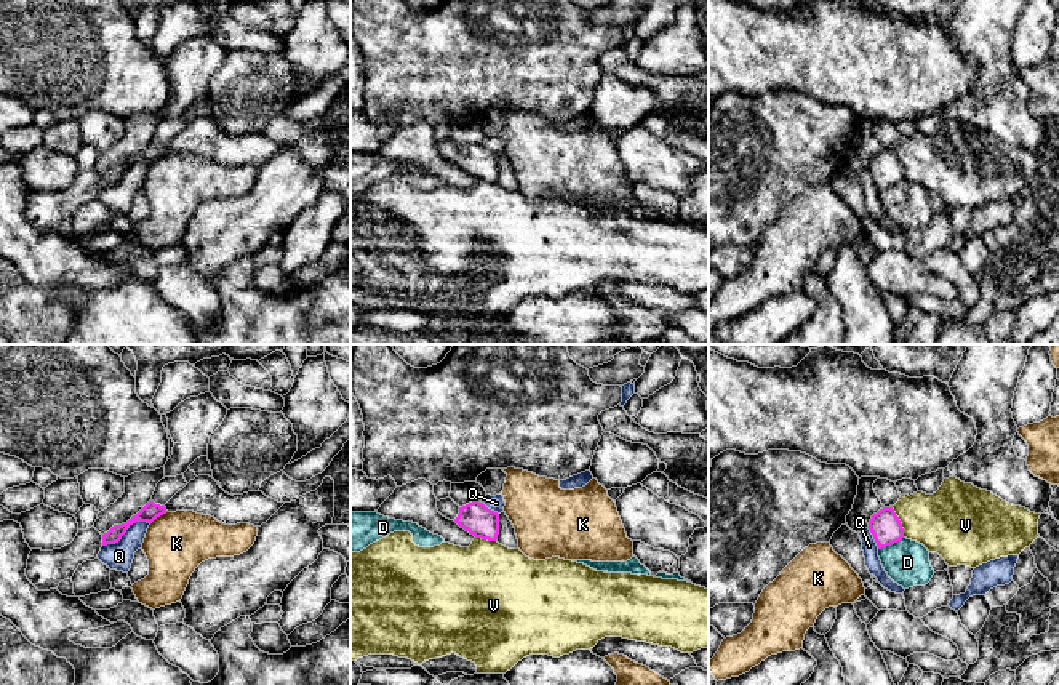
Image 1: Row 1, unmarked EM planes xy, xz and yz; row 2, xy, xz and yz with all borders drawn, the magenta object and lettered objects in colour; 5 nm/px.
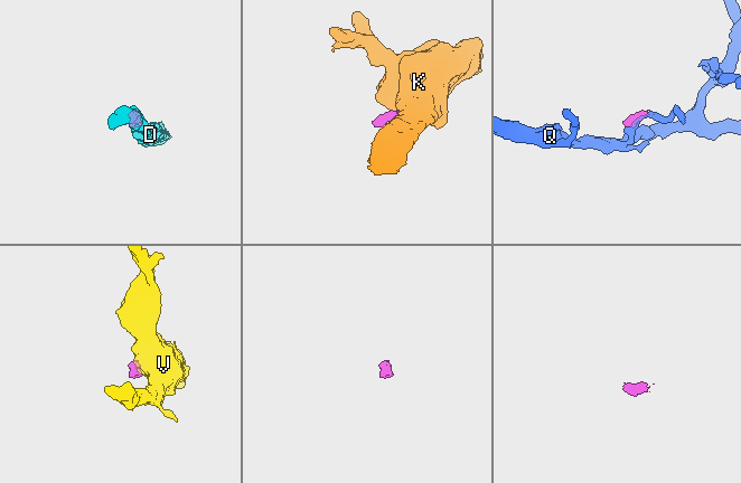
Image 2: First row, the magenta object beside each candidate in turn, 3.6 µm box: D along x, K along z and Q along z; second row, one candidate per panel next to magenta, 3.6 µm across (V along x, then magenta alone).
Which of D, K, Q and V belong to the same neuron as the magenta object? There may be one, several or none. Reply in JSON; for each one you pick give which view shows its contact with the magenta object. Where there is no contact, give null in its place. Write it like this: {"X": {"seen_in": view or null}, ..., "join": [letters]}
{"join": []}

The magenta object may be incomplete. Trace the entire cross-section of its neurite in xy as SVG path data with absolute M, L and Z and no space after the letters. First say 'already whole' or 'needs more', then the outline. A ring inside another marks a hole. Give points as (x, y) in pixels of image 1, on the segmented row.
needs more; M198 475L179 490L165 506L149 501L126 523L114 525L101 535L94 527L78 530L74 541L61 549L32 549L27 559L26 576L38 591L56 589L61 581L72 579L75 570L86 560L98 559L102 546L115 544L136 522L152 523L166 512L194 511L211 515L226 525L250 523L261 527L285 503L278 503L262 491L243 495L226 493L210 475Z

